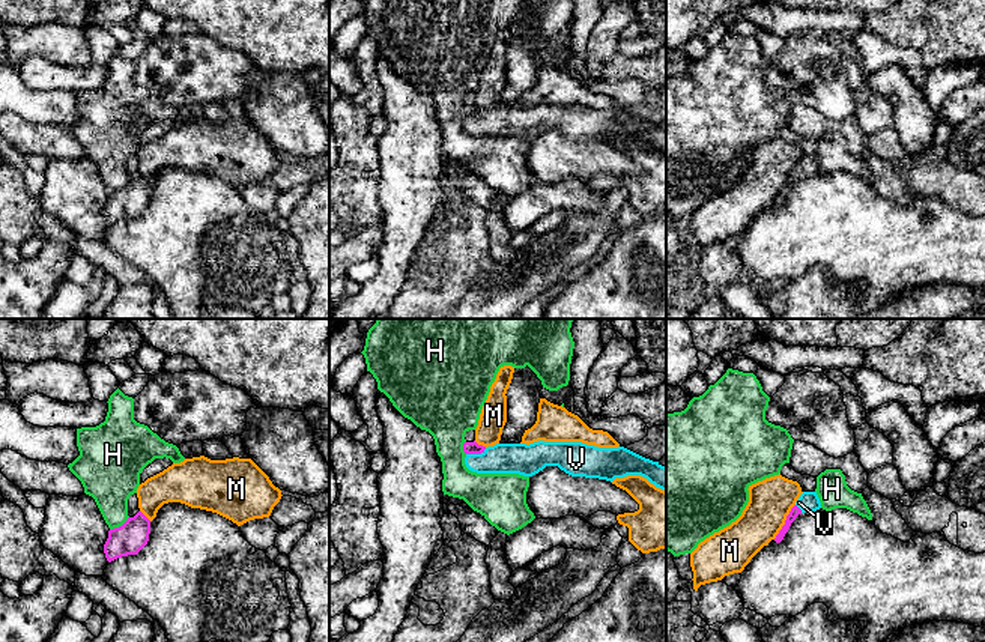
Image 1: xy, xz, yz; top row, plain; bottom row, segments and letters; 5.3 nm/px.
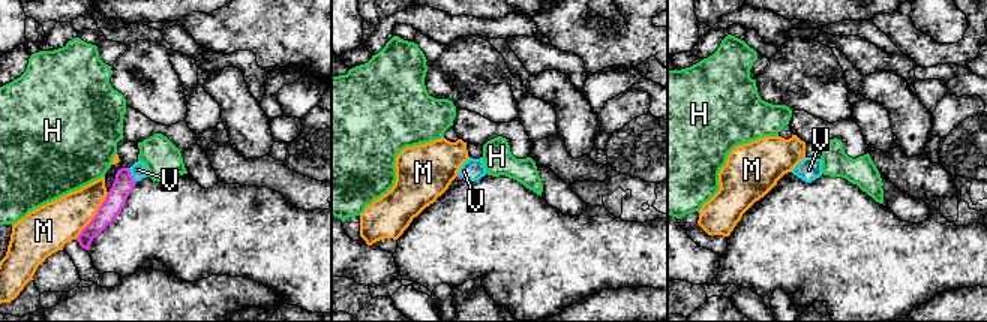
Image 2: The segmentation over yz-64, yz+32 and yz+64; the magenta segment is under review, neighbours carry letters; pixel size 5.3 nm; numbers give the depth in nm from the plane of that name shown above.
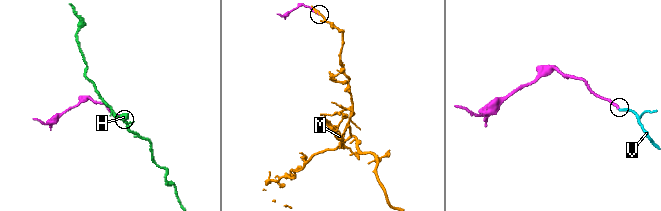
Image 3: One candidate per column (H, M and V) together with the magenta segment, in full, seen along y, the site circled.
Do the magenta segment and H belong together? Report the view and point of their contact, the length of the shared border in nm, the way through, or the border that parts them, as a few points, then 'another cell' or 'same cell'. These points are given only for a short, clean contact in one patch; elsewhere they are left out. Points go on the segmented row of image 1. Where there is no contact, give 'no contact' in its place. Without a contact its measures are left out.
contact xy (119, 526); length 130 nm; border xy (128, 516), (121, 525), (110, 529); another cell

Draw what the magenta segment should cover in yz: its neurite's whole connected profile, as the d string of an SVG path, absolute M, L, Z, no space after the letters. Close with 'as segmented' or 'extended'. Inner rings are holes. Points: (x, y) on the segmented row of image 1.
M803 492L800 498L797 499L796 505L791 508L790 514L786 516L785 525L776 535L774 541L780 543L788 532L791 523L796 520L796 517L802 513L814 513L821 508L820 498L817 492Z; extended

